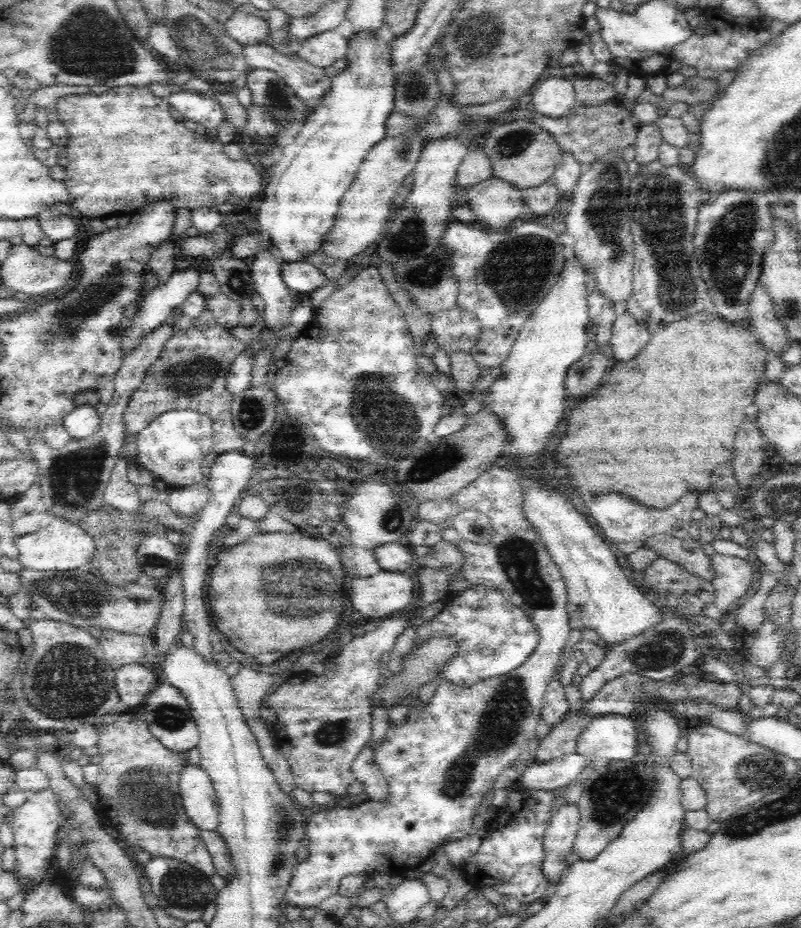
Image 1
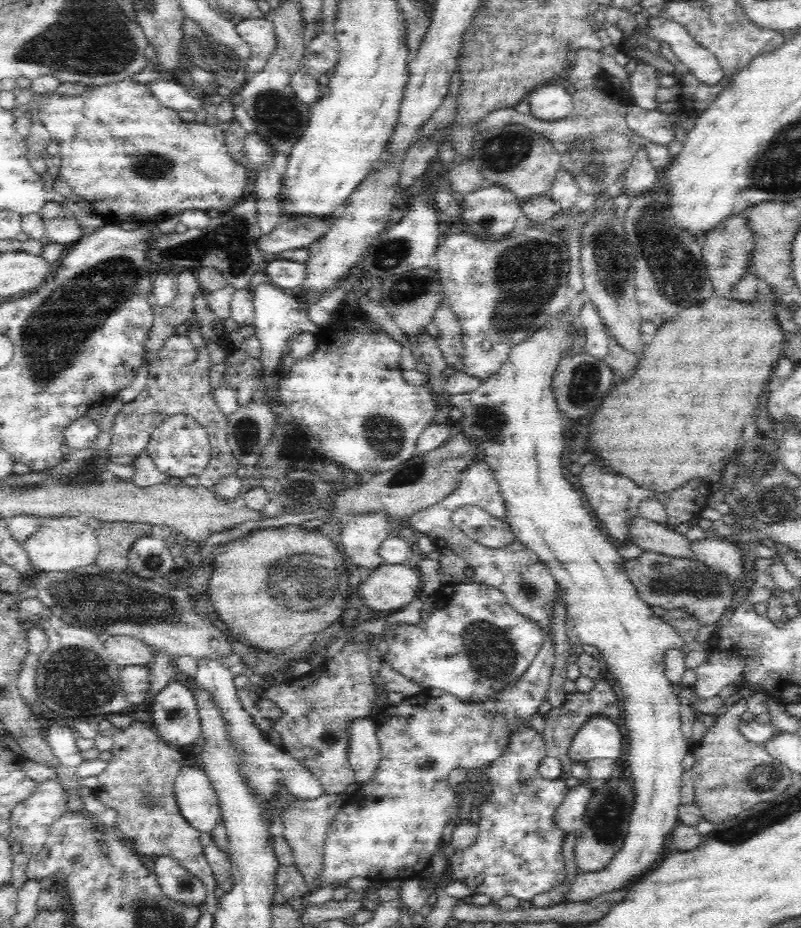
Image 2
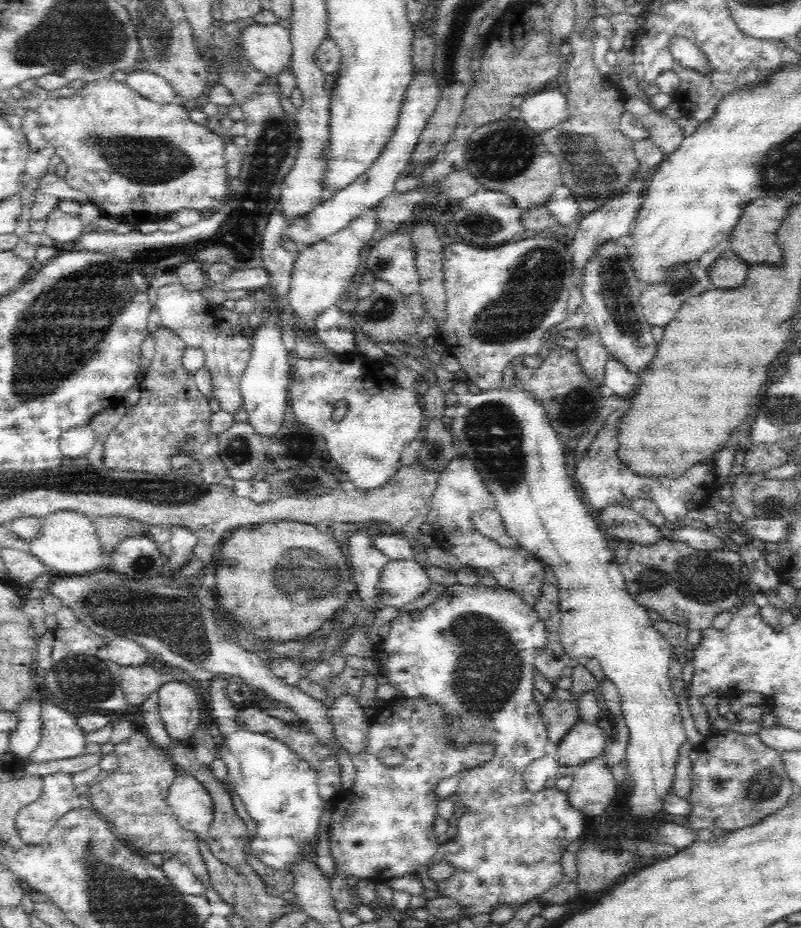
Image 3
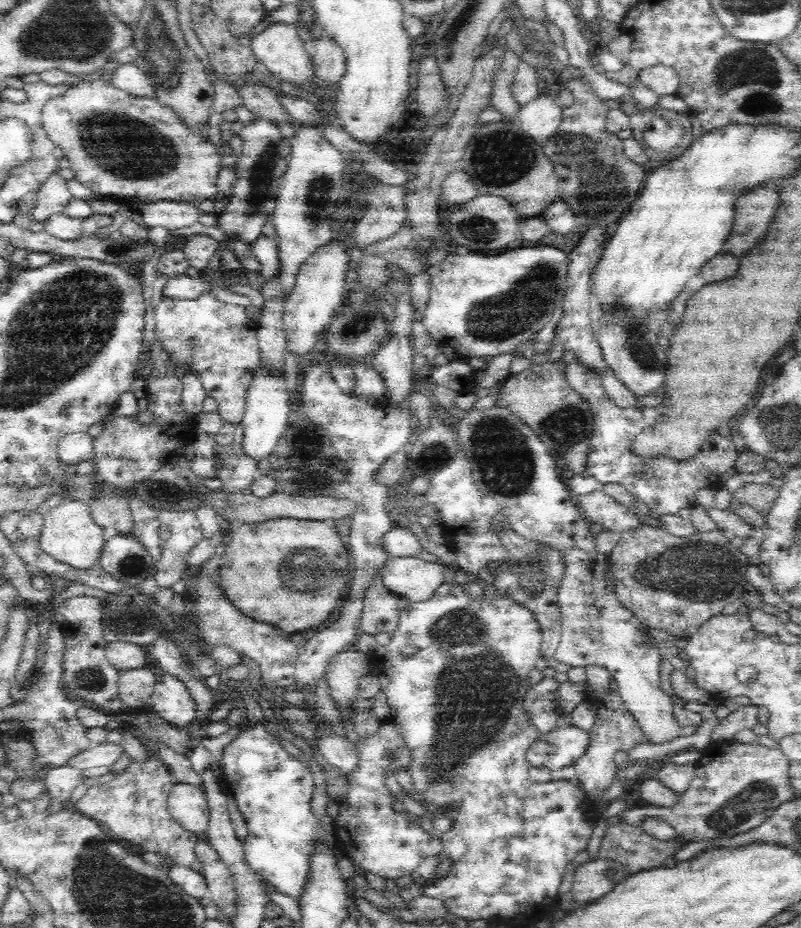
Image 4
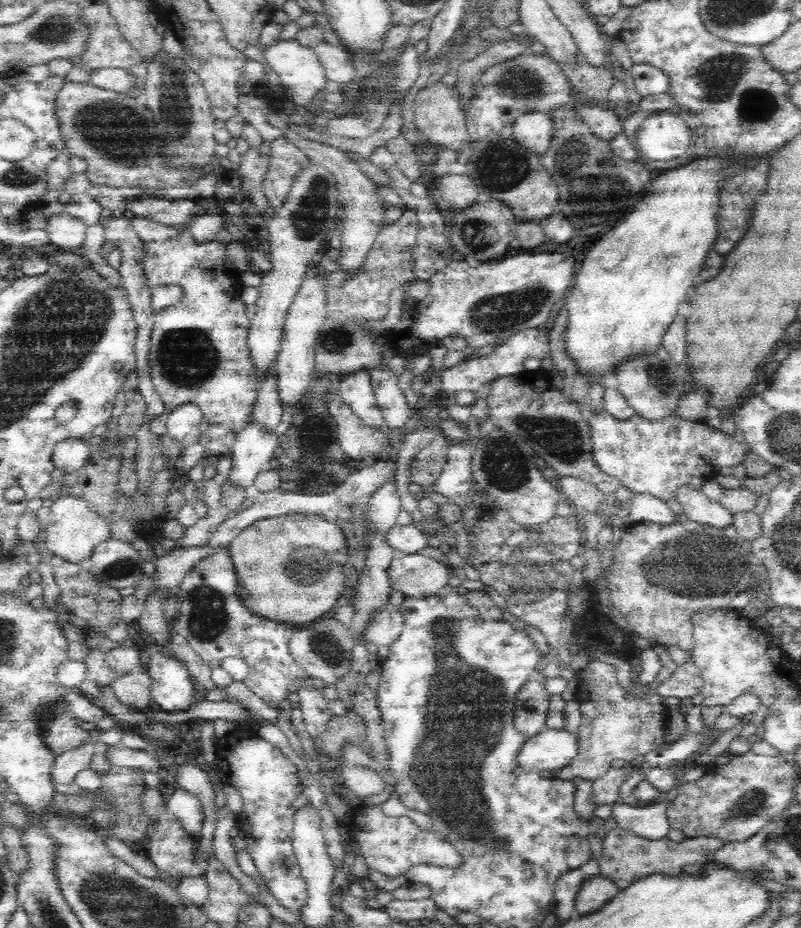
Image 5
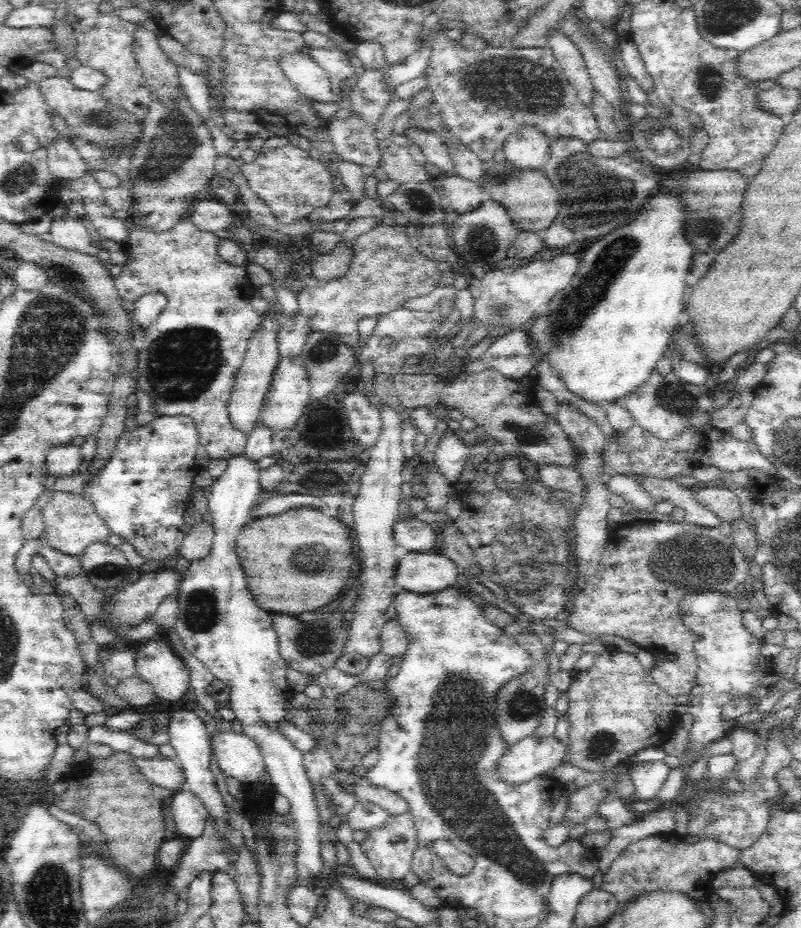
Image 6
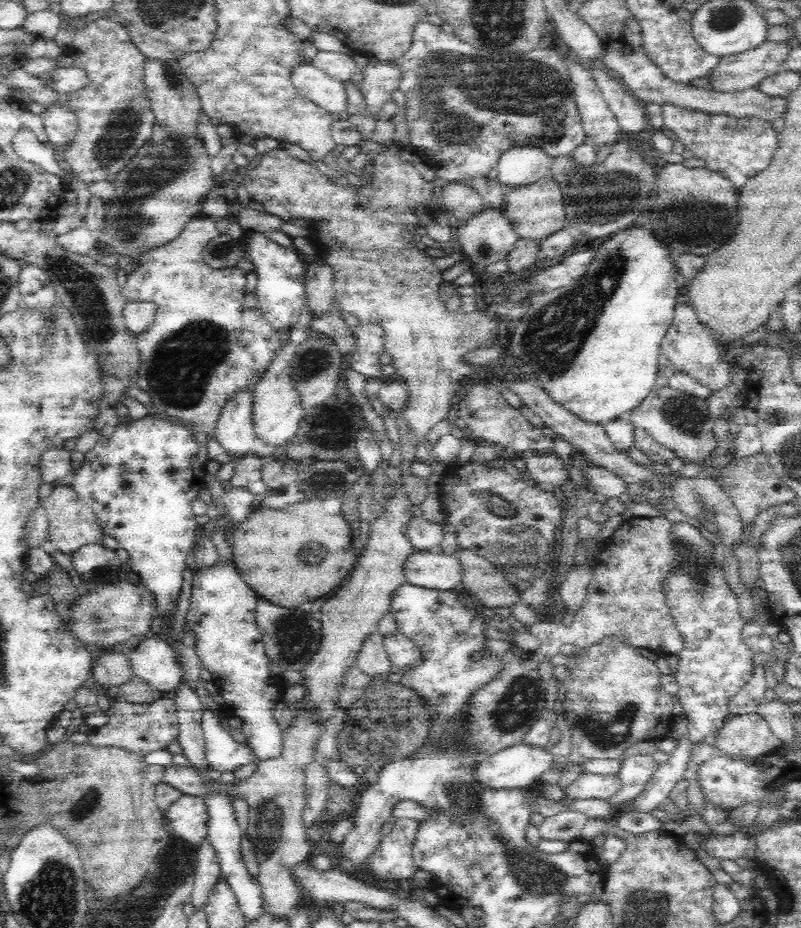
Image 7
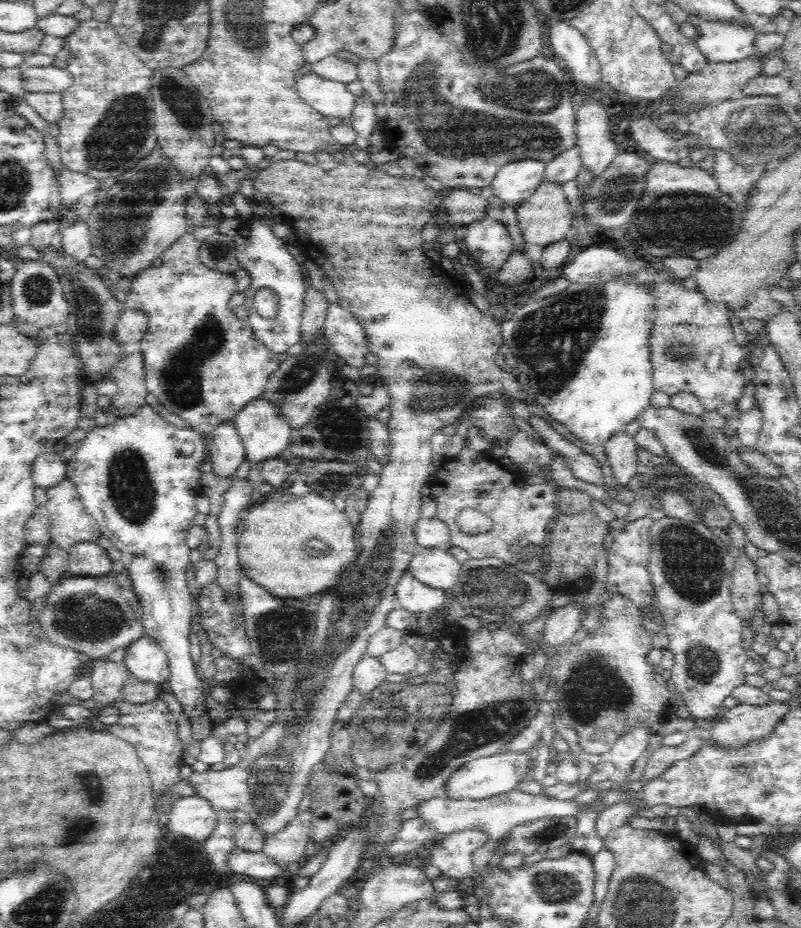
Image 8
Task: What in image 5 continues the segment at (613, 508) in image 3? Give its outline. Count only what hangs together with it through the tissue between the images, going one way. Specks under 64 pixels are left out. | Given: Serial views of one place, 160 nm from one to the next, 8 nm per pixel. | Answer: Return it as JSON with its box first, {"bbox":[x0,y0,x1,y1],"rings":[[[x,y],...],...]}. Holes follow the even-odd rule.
{"bbox":[553,475,604,513],"rings":[[[560,475],[558,480],[553,482],[574,511],[586,508],[586,510],[594,513],[600,502],[604,500],[604,494],[598,490],[595,484],[576,476]]]}

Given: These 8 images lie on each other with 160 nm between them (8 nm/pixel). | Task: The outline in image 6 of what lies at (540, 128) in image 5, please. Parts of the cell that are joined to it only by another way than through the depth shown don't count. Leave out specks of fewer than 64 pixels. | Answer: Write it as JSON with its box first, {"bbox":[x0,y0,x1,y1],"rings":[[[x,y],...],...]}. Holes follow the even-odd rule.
{"bbox":[502,128,550,172],"rings":[[[522,128],[506,140],[502,151],[507,164],[515,170],[530,172],[530,170],[543,170],[550,160],[549,140],[536,128]]]}

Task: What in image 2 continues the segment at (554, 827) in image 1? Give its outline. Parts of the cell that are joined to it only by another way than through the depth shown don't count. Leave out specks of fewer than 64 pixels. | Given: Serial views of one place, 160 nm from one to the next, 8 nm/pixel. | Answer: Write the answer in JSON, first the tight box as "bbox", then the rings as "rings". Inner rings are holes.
{"bbox":[555,780,593,832],"rings":[[[582,780],[573,787],[568,788],[562,804],[555,814],[555,825],[565,832],[579,830],[593,797],[593,783]]]}

